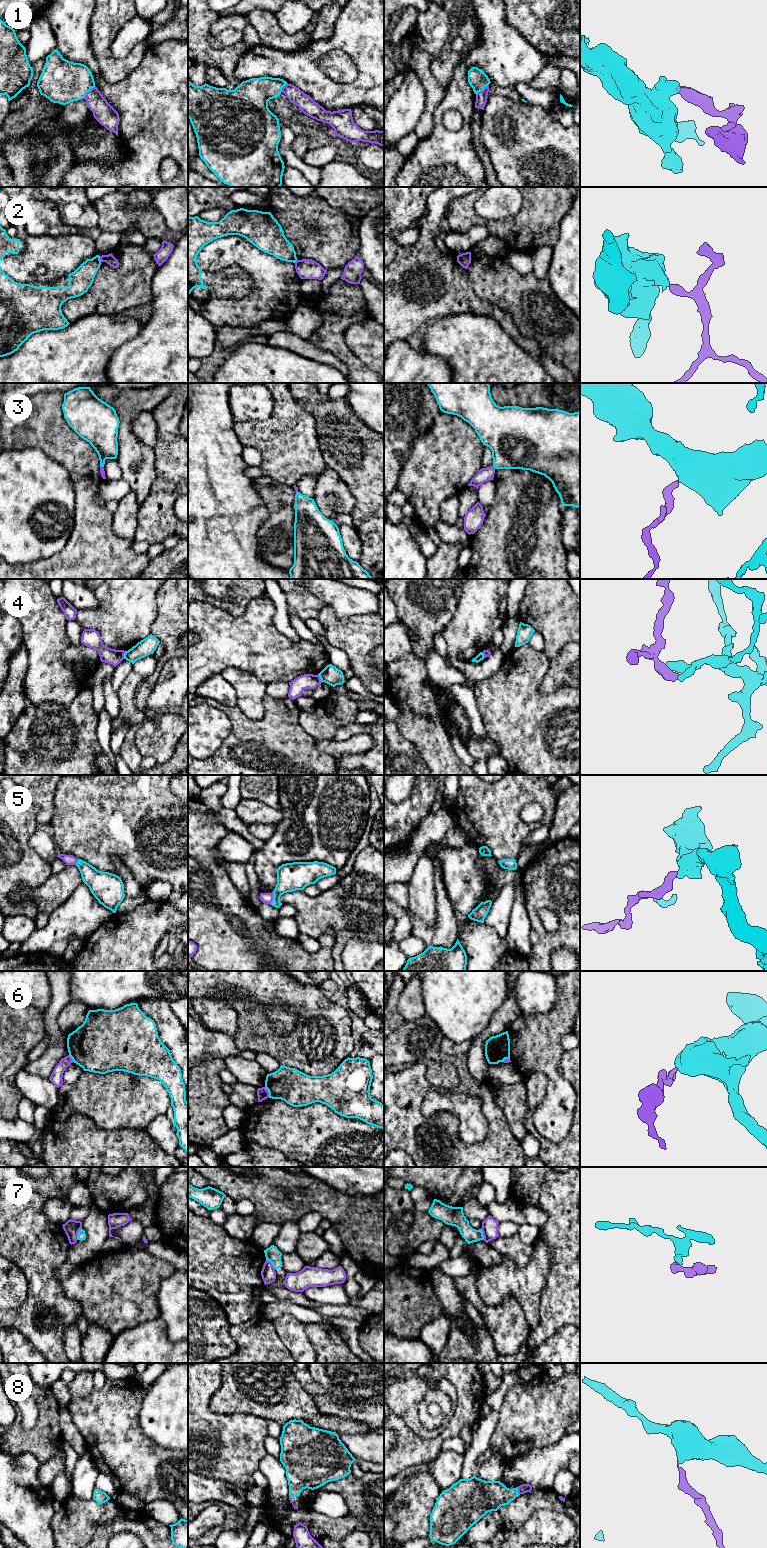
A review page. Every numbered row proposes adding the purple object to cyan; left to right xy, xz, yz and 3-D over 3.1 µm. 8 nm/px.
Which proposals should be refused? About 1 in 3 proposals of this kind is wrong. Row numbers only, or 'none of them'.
1, 2, 4, 6, 7

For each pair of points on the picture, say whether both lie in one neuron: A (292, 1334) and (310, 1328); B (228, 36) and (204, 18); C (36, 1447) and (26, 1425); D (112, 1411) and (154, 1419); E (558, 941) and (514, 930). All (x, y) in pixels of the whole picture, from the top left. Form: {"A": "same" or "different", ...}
{"A": "different", "B": "different", "C": "different", "D": "different", "E": "different"}

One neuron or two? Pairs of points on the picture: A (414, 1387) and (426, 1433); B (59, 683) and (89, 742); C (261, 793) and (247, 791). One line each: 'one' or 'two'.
A: one
B: two
C: one

